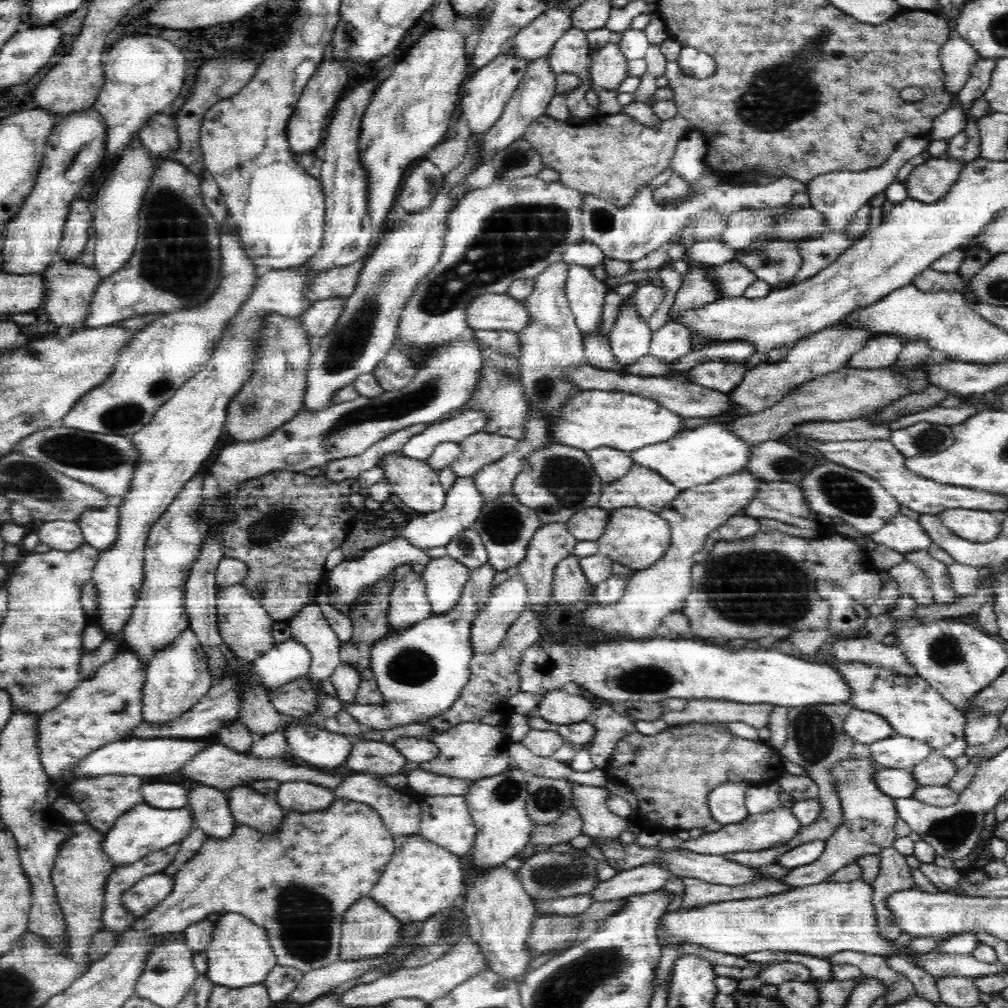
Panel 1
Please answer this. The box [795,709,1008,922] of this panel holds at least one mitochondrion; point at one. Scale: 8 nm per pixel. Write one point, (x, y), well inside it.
(952, 831)

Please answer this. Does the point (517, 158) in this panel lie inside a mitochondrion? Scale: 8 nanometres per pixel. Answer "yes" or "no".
yes

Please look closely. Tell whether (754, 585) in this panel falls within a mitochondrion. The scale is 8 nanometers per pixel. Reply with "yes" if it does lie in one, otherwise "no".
yes

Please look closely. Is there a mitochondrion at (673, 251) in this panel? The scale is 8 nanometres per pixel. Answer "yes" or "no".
no

